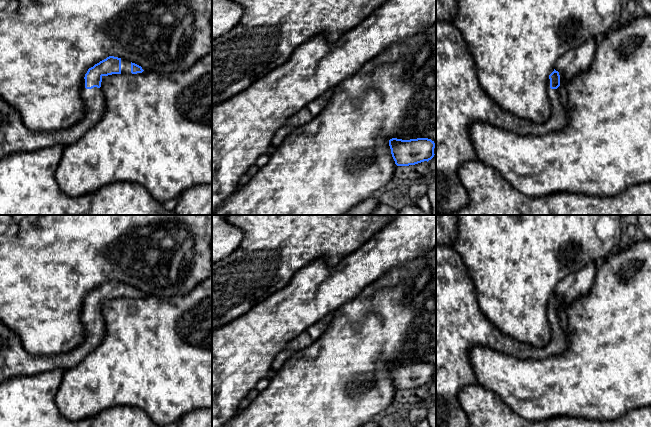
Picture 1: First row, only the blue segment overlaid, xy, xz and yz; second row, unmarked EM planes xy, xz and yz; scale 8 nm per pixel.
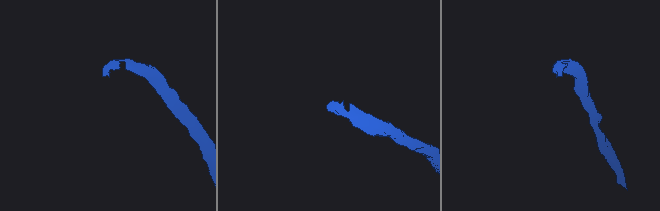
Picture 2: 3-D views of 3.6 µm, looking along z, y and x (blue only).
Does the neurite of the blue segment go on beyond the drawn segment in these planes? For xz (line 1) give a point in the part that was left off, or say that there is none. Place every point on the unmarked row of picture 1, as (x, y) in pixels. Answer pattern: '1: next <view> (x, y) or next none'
1: next none

